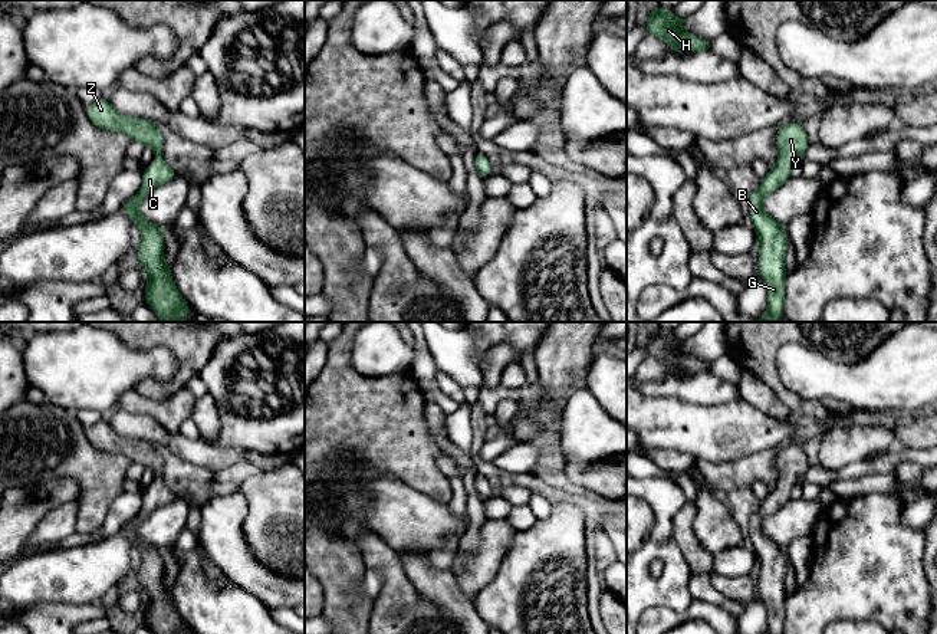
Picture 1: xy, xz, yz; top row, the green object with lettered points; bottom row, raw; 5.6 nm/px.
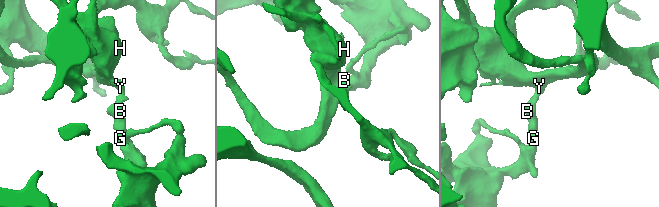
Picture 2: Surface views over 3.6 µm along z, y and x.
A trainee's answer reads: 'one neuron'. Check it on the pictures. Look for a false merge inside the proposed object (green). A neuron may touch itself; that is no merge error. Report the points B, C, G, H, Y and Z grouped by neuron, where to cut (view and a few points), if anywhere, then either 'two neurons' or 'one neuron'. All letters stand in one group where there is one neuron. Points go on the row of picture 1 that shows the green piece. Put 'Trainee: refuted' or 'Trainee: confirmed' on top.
Trainee: confirmed
B C G H Y Z; no cut; one neuron

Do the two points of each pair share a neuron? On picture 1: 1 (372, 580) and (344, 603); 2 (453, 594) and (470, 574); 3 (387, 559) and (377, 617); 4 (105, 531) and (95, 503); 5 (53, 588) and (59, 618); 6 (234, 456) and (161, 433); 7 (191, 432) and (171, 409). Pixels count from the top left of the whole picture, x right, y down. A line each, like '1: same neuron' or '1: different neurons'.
1: same neuron
2: different neurons
3: same neuron
4: different neurons
5: different neurons
6: same neuron
7: different neurons

